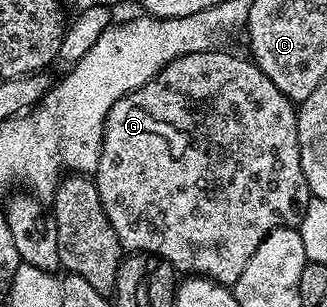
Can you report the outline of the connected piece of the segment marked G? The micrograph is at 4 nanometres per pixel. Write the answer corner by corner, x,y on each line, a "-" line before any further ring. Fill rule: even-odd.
228,50
210,52
191,52
179,56
170,62
146,86
128,92
110,110
104,123
104,141
102,154
98,158
98,166
94,173
98,198
102,198
102,210
106,210
106,218
110,218
110,226
114,226
114,234
118,234
121,249
132,254
147,254
152,258
169,260
177,273
205,276
215,284
231,286
238,282
242,270
246,270
246,262
250,262
250,254
258,250
260,243
269,234
279,228
290,228
300,223
310,199
306,186
306,174
302,174
302,158
298,146
297,109
293,101
287,100
262,74
258,65
251,59
231,56

